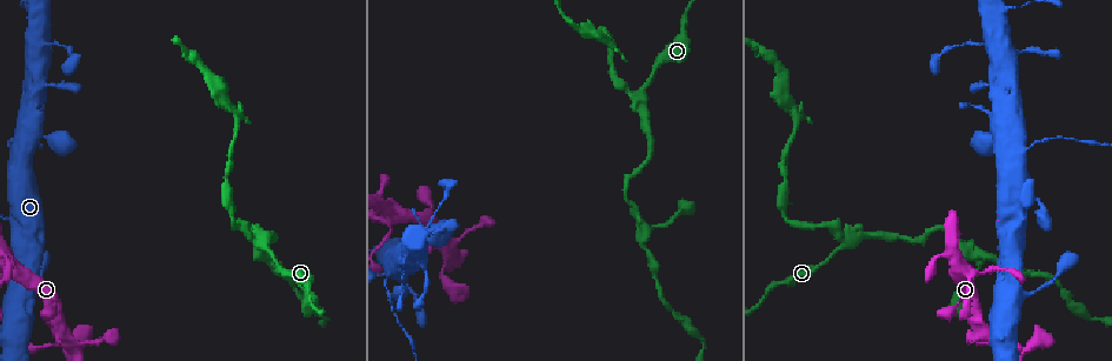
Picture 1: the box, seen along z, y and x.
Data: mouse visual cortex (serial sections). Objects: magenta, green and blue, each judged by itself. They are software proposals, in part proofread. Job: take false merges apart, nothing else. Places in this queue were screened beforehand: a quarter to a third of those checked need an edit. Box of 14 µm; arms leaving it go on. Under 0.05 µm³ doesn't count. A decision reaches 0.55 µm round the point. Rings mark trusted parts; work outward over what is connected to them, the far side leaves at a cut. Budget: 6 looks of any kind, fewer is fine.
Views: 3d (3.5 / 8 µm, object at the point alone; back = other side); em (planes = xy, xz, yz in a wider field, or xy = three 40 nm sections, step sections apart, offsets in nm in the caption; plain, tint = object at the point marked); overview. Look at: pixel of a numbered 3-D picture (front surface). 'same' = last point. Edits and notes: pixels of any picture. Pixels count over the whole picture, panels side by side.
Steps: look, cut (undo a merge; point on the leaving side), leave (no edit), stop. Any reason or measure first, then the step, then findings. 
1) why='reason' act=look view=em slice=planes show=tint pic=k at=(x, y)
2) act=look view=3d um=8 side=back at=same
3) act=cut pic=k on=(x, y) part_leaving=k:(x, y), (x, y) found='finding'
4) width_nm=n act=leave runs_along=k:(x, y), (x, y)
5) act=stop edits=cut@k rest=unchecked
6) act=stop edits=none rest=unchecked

why='abrupt turn' act=look view=3d um=8 side=back pic=1 at=(264, 240)

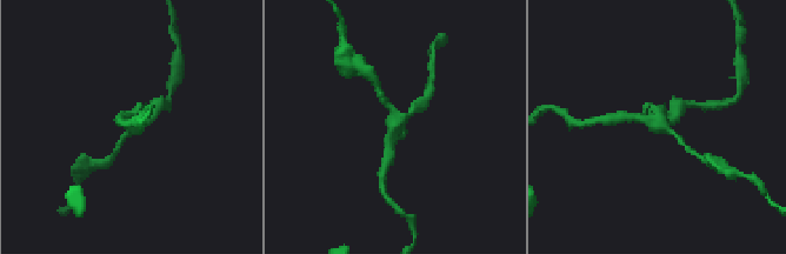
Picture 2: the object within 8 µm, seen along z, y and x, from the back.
act=look view=em slice=xy step=2 show=tint pic=2 at=(394, 120)

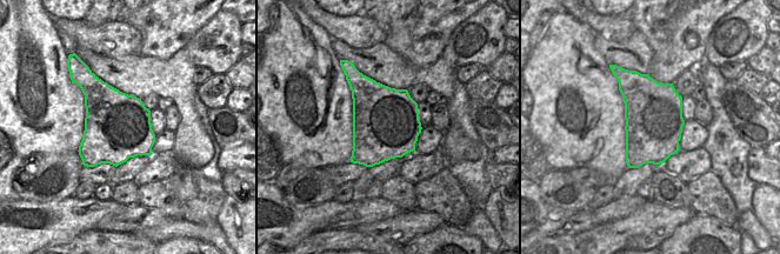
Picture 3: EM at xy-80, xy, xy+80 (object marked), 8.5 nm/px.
act=leave found='one cell here'

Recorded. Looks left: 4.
why='sharp bend' act=look view=3d um=3.5 pic=1 at=(941, 229)

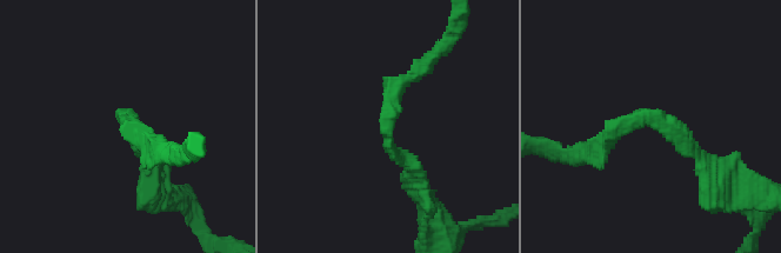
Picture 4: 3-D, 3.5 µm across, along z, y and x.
why='now the EM' act=look view=em slice=xy step=1 show=tint pic=4 at=(389, 129)

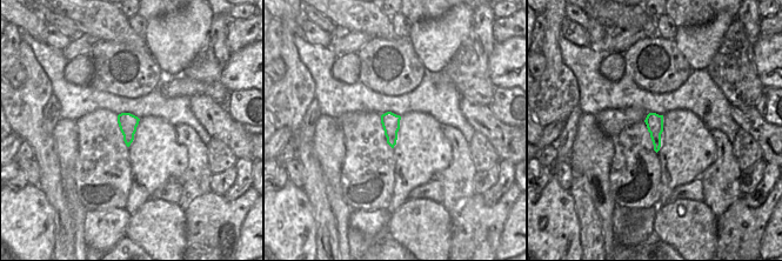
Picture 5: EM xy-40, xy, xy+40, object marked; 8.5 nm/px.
arm_widths_nm=200,200 act=leave runs_along=4:(601, 144), (661, 115), (706, 166) found='one cell here'

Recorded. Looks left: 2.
why='a narrow waist' act=look view=3d um=3.5 pic=1 at=(427, 272)

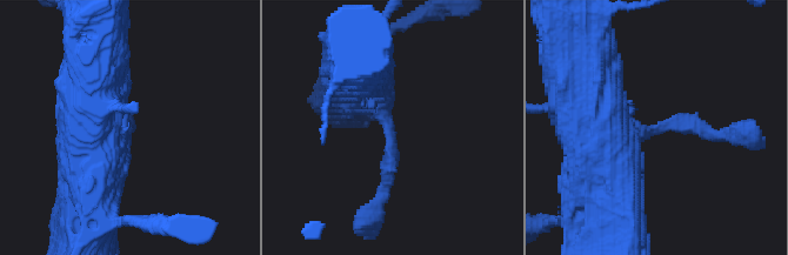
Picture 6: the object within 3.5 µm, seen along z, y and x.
arm_widths_nm=200,800 why='shape alone is not enough' act=look view=em slice=planes show=tint pic=6 at=(393, 131)

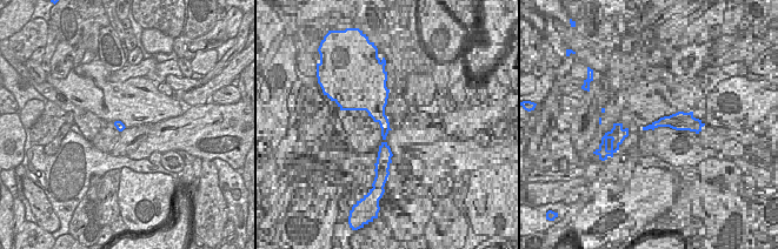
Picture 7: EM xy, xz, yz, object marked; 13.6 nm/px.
act=leave runs_along=6:(609, 156), (628, 132), (727, 132) found='continuous, no second cell'

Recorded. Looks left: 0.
act=stop edits=none rest=unchecked

